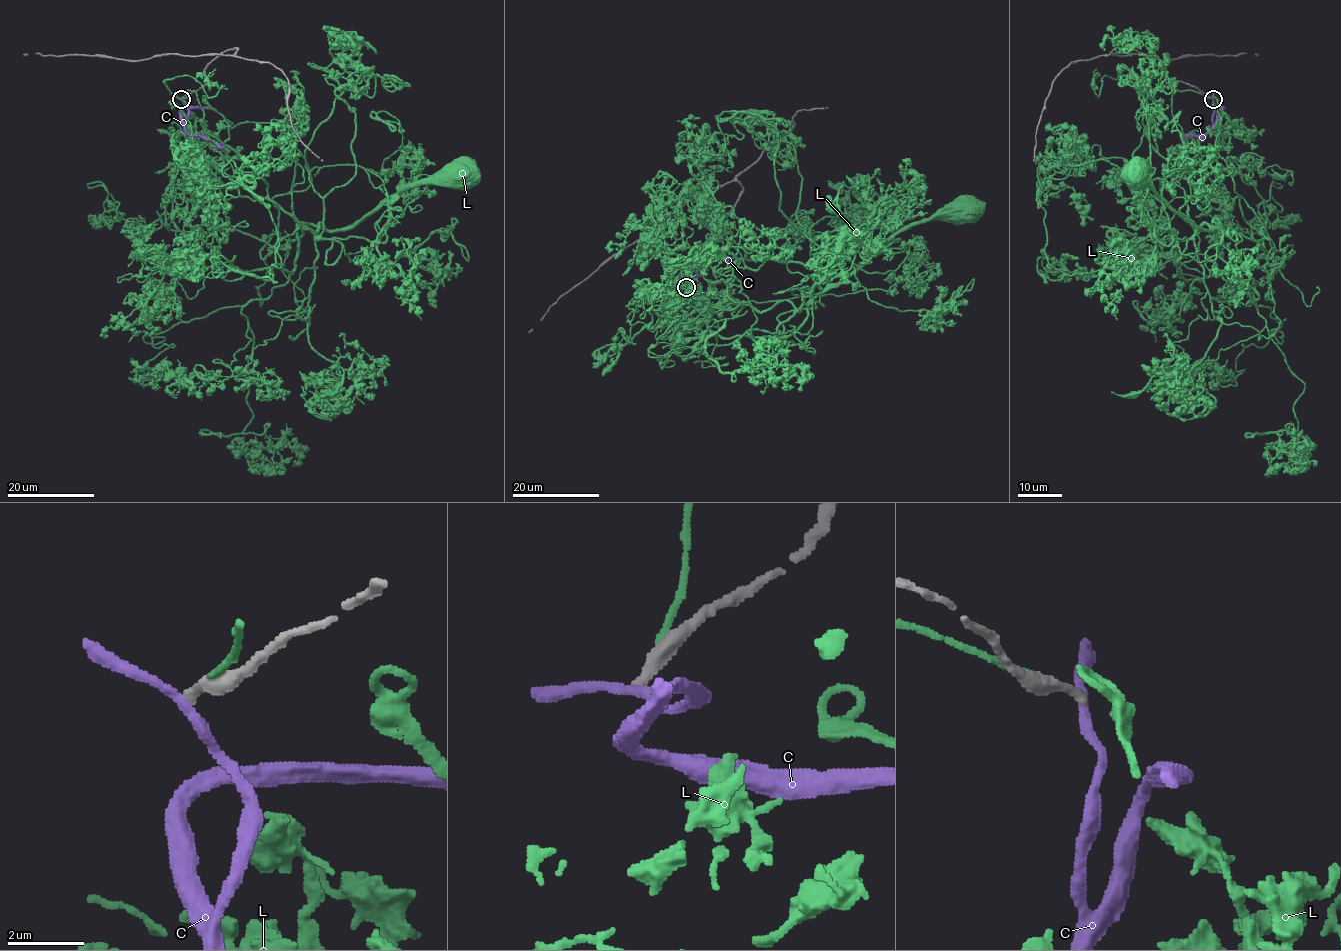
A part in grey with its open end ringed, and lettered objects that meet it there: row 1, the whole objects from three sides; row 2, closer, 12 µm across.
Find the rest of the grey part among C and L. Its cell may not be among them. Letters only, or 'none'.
none

